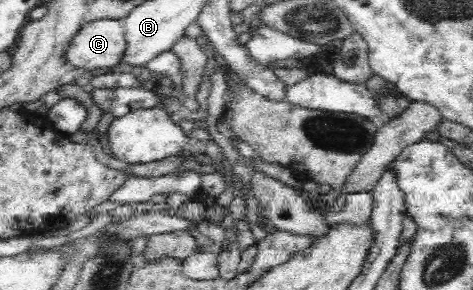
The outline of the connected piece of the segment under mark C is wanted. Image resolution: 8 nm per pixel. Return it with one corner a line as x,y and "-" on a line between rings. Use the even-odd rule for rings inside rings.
120,19
94,20
81,26
66,46
64,60
72,68
89,71
108,69
121,63
127,39

